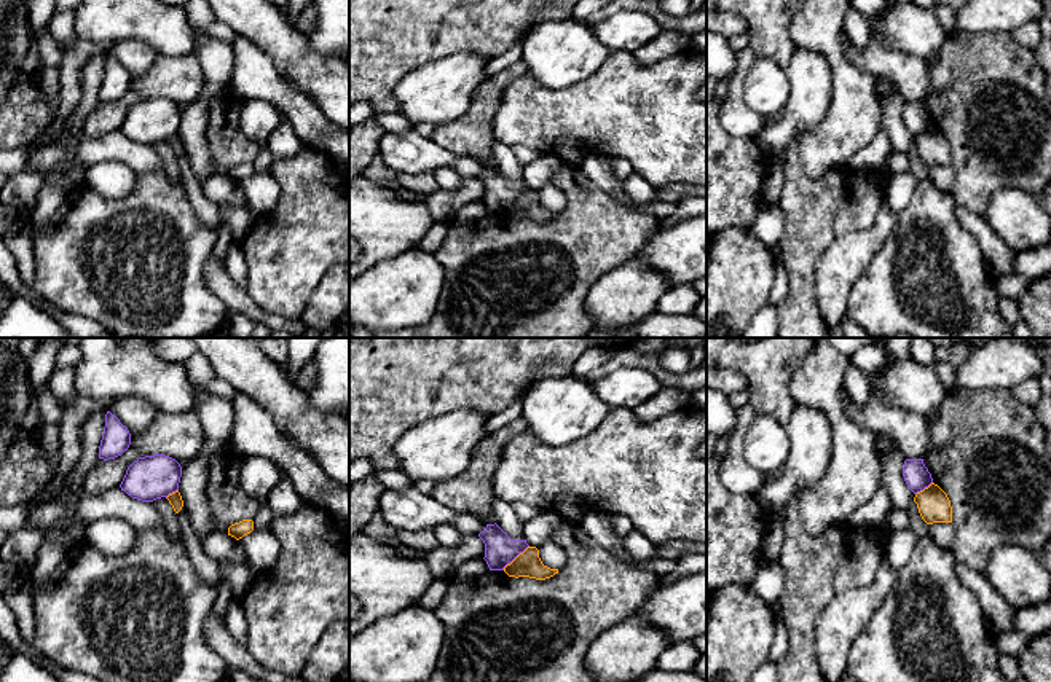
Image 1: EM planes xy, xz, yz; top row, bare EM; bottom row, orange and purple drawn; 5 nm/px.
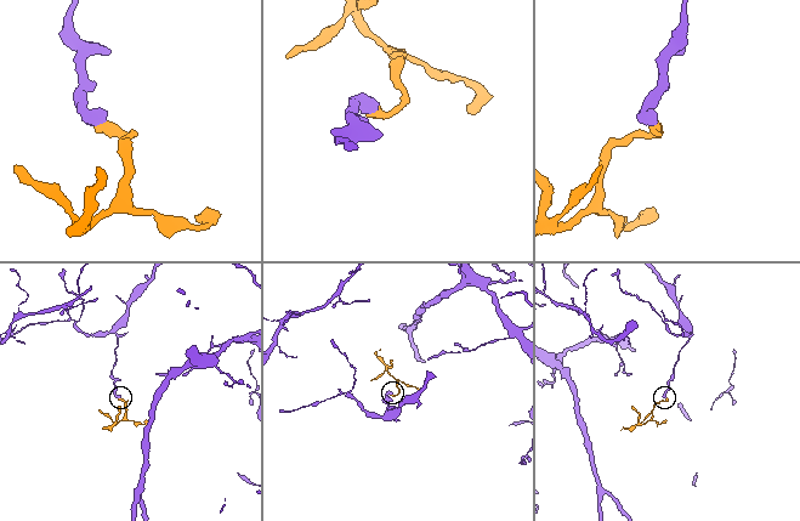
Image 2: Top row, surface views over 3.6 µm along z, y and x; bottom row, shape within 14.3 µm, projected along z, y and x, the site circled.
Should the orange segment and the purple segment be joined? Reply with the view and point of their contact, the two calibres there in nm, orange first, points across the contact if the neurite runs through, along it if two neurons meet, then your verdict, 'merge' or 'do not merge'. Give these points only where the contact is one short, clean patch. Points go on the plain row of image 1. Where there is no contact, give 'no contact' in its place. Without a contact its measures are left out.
meets orange in xz at (517, 199); 130 nm thick on the orange side, 160 nm on the other; border along xz (528, 188), (503, 212); do not merge

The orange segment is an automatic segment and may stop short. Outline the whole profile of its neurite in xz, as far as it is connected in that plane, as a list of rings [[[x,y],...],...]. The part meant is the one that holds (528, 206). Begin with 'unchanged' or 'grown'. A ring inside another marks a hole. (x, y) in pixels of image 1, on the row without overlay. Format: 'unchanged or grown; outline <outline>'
unchanged; outline [[[528,190],[520,196],[510,207],[504,210],[509,220],[529,220],[536,223],[545,223],[558,217],[558,212],[550,212],[542,207],[539,201],[539,193],[536,190]]]

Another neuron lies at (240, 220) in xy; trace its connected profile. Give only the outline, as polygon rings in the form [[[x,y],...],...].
[[[220,204],[220,209],[231,229],[233,241],[241,242],[250,231],[257,217],[249,209],[244,209],[241,206]]]

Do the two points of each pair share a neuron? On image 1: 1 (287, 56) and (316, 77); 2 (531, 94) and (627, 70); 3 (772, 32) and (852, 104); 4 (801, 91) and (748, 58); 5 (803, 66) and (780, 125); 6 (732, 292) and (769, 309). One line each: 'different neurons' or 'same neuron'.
1: same neuron
2: same neuron
3: different neurons
4: different neurons
5: same neuron
6: different neurons

